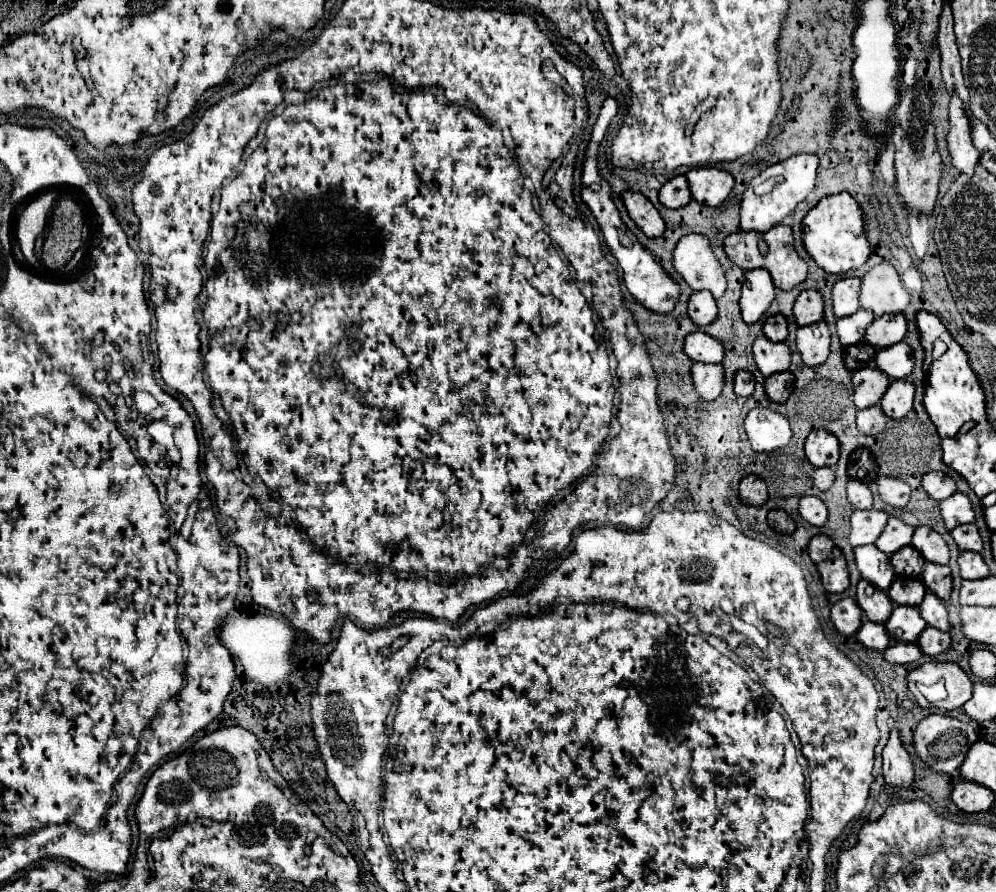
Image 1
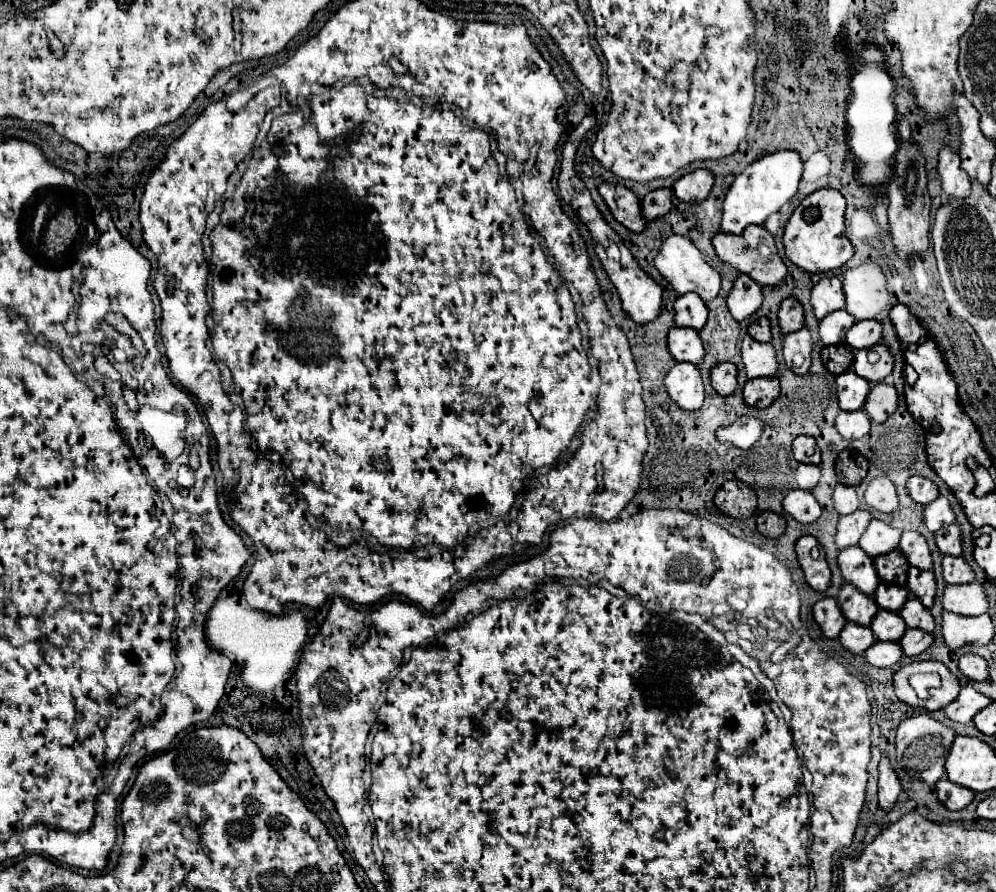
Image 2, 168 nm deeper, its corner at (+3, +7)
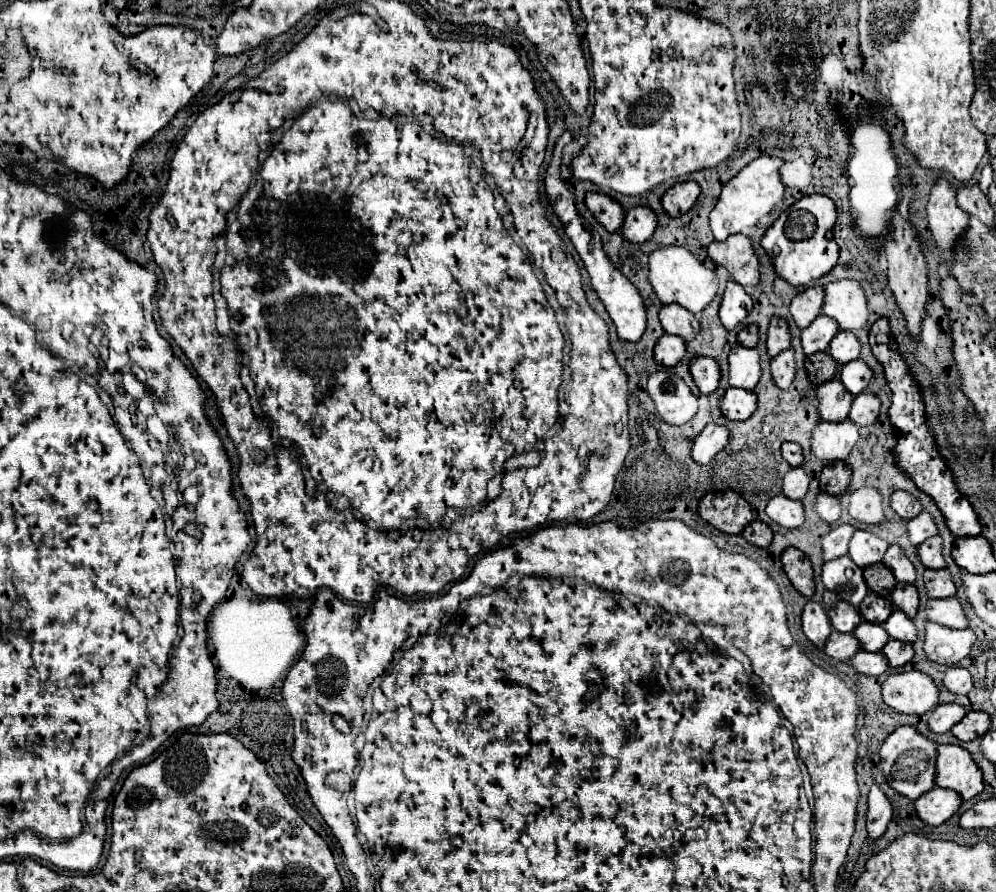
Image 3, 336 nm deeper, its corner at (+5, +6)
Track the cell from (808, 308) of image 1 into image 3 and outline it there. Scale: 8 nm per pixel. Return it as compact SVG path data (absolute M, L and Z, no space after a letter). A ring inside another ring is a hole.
M771 318L769 334L767 334L767 350L769 356L775 358L779 352L787 350L791 346L791 334L789 334L789 324L785 318Z

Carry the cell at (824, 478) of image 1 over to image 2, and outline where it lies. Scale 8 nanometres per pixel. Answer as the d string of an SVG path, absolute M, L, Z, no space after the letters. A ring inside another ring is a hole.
M799 465L795 473L797 487L803 491L811 491L817 485L819 477L821 477L821 469L817 465Z

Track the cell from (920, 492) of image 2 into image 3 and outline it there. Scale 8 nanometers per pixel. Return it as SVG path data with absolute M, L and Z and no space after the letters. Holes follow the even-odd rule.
M897 490L897 492L891 496L891 506L893 506L893 510L895 510L901 518L905 518L905 520L915 518L915 516L923 510L921 502L919 502L913 494L907 494L905 490Z

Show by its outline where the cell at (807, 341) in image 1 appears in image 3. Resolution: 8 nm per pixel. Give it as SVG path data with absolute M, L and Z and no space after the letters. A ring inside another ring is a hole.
M783 350L783 354L771 360L771 374L779 388L787 390L795 380L795 350Z

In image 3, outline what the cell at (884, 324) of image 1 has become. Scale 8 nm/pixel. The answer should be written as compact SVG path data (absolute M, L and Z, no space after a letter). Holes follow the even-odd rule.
M839 332L829 348L829 354L839 362L847 364L851 360L857 360L861 354L861 342L853 332Z

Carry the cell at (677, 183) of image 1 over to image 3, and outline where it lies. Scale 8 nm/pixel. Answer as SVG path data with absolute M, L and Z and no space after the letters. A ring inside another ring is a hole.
M649 206L629 208L623 222L623 238L629 242L645 242L657 226L657 214Z

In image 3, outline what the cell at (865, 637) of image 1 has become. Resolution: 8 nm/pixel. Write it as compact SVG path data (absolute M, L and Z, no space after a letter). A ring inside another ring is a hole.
M833 632L825 644L825 652L835 660L849 660L859 652L859 640L853 634Z

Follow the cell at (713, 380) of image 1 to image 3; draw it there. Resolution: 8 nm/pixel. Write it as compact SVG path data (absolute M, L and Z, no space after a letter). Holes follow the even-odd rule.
M667 368L651 374L647 390L667 424L681 426L697 414L697 398L691 394L687 384Z

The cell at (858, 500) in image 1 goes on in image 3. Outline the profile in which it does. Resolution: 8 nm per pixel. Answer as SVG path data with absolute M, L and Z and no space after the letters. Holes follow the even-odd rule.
M821 492L817 496L815 510L825 522L831 522L831 524L835 524L841 518L841 502L839 502L839 498L831 496L831 494L825 494L825 492Z

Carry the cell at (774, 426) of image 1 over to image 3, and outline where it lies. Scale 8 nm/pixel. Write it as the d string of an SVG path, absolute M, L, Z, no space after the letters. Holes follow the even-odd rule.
M707 424L705 430L693 440L693 448L691 448L691 456L695 462L699 464L707 464L713 460L713 456L717 452L721 452L731 440L731 434L725 426L717 426L717 424Z

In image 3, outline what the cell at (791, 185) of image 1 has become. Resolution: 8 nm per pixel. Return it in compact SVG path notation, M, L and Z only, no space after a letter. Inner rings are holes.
M759 156L757 160L749 162L737 176L733 176L723 186L719 202L709 214L711 232L713 232L715 240L723 242L731 234L739 234L739 232L755 226L765 214L769 214L775 208L775 204L779 204L783 200L785 186L781 182L781 174L779 174L779 168L783 166L783 162L785 160L781 160L777 156Z

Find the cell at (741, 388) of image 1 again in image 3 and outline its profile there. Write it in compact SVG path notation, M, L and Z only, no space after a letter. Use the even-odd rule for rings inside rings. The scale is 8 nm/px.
M695 358L695 362L691 362L691 376L701 394L711 394L719 388L721 370L713 358Z

